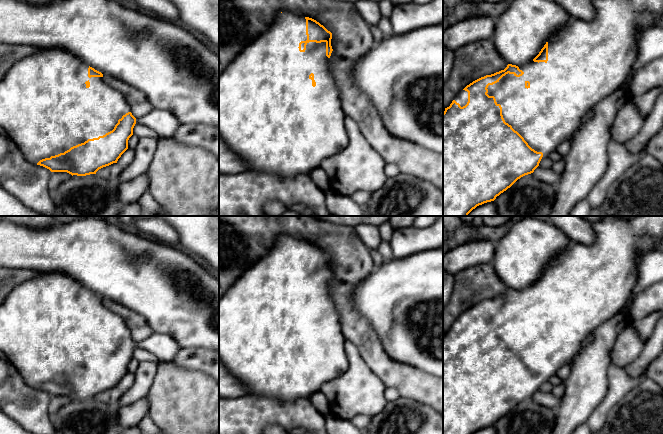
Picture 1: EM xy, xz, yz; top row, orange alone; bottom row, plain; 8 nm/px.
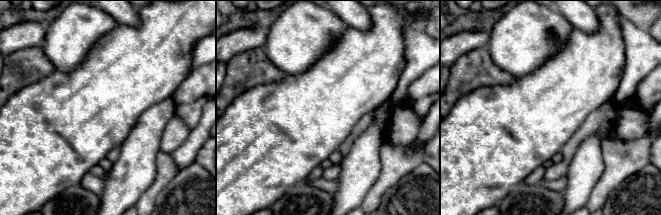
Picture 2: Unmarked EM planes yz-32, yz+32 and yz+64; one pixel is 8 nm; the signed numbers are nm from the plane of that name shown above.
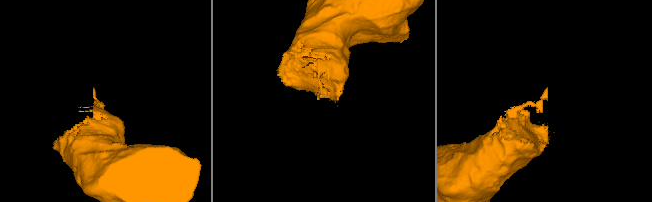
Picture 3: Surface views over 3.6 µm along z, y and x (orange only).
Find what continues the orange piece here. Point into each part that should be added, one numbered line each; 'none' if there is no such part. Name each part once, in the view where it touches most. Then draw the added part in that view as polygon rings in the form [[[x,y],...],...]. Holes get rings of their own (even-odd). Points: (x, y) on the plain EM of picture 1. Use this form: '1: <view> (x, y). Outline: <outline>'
1: yz (587, 285). Outline: [[[605,216],[600,221],[593,224],[595,234],[595,241],[592,245],[586,246],[580,243],[572,242],[566,249],[562,250],[553,260],[548,264],[548,285],[528,287],[518,290],[524,298],[516,301],[514,298],[506,298],[497,307],[488,310],[488,319],[494,320],[497,328],[502,331],[502,339],[506,347],[512,350],[517,355],[528,369],[537,376],[542,376],[542,383],[548,381],[557,371],[564,365],[569,364],[572,359],[580,352],[583,341],[593,333],[597,327],[602,325],[605,321],[609,320],[618,313],[621,313],[626,306],[632,291],[638,280],[638,259],[645,251],[656,250],[656,244],[659,240],[663,239],[663,216],[635,216],[632,219],[619,219],[615,216]],[[541,383],[541,384],[542,384]]]

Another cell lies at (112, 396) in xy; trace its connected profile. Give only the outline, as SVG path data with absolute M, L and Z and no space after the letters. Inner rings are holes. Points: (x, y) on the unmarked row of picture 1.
M128 372L116 387L103 391L96 396L96 399L106 404L116 404L122 395L134 384L135 374Z

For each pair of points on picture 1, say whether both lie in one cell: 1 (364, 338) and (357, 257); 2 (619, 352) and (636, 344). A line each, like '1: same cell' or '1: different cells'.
1: same cell
2: same cell

